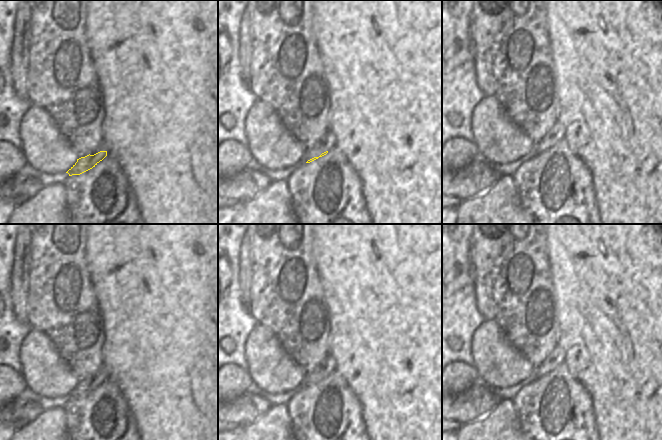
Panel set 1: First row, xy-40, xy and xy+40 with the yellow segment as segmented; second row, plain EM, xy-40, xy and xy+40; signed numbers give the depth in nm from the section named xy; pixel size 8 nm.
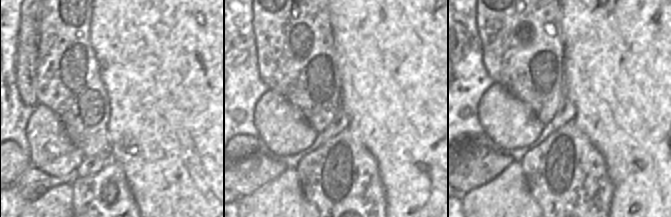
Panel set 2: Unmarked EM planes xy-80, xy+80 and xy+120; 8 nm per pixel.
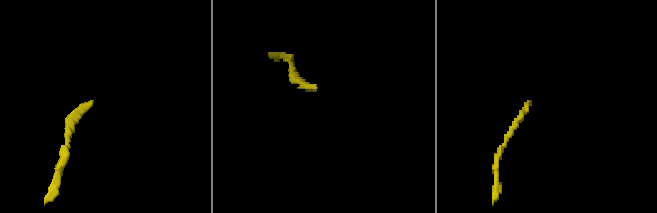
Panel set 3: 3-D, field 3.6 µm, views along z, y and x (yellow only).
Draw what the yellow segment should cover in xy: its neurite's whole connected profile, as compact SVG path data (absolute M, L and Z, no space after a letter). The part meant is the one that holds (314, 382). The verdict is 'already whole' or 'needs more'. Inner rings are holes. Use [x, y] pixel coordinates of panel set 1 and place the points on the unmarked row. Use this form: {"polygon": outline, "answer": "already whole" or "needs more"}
{"polygon": "M328 355L314 371L305 375L305 378L295 388L296 392L298 393L305 387L310 387L319 381L326 379L334 371L335 360L332 355Z", "answer": "needs more"}

